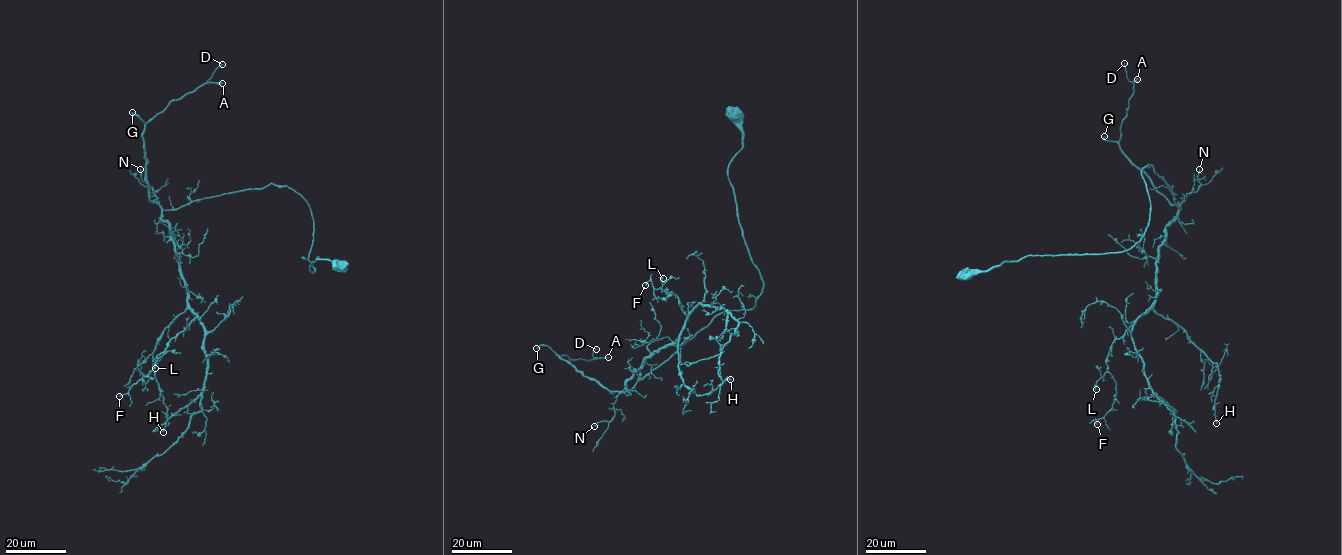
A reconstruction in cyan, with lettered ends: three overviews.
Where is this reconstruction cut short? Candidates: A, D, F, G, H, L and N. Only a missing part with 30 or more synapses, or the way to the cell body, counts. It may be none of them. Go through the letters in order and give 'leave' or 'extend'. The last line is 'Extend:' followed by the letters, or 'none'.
A: extend
D: extend
F: leave
G: extend
H: leave
L: leave
N: leave
Extend: A, D, G

